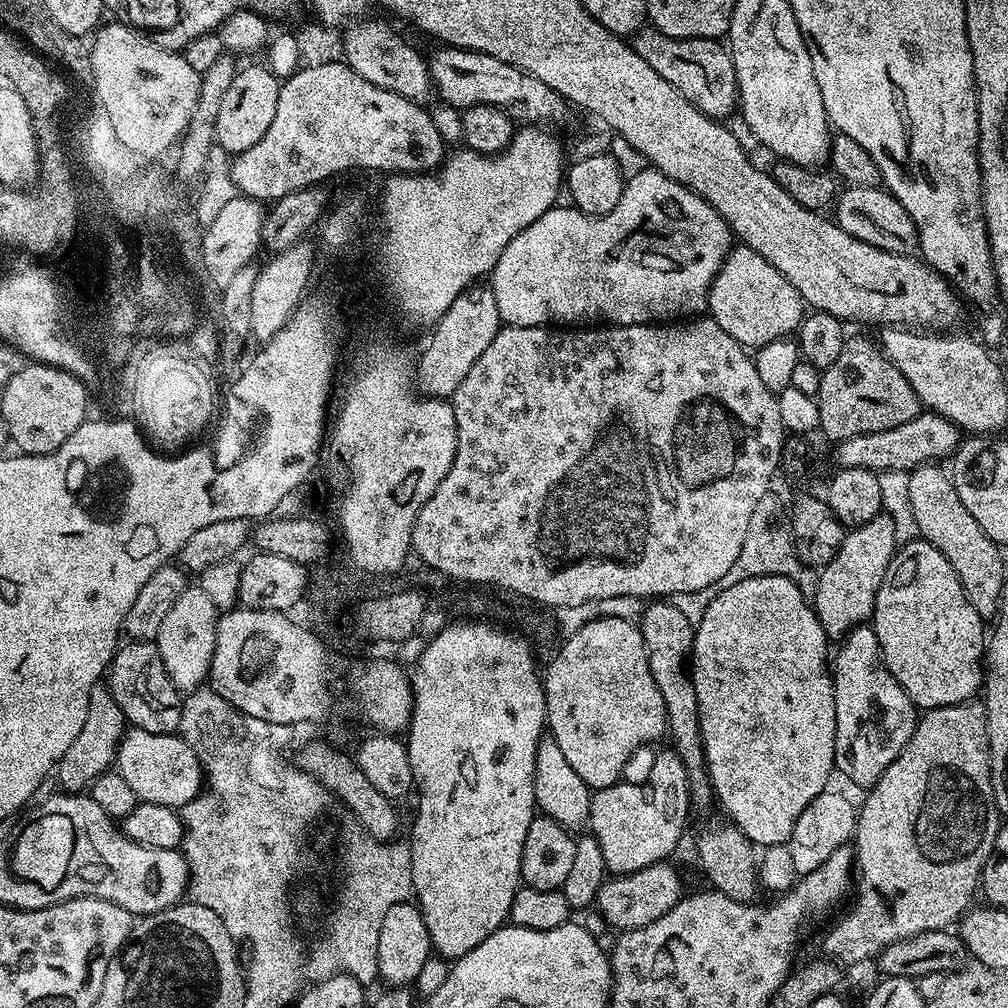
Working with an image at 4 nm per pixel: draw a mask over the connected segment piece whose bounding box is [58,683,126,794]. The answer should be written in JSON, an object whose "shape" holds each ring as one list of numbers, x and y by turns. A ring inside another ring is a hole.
{"shape":[[103,683,94,686,90,694,90,710,86,726,82,726,82,734,74,738,70,750,66,750,64,759,58,765,60,784,65,793,80,794,98,779,103,772,109,771,116,763,116,752,120,749,120,739,124,737,126,721,118,702,114,702,112,693]]}

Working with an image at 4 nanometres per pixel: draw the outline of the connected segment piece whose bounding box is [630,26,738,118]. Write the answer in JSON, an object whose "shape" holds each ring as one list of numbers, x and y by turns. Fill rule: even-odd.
{"shape":[[645,26,631,37,632,49,652,69,658,70,682,98,686,98,699,112,713,118,728,118,737,111,738,89,731,51,719,39,670,38,656,28]]}

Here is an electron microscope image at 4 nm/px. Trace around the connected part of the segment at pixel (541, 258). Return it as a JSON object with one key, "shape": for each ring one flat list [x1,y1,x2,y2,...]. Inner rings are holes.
{"shape":[[645,166,642,174,634,174,625,179,622,198,618,198,618,206,614,206,614,210,610,210,610,214,588,216,575,206,560,207,554,206,546,214,542,214,542,218,530,222,530,226,526,226,526,230,522,230,522,234,515,236,510,242,510,246,506,246,506,250,502,250,498,262,492,267,490,287,494,294,494,302,498,302,498,314,505,325,514,328,518,326,543,328,545,326,584,326,589,322,607,322,612,326,654,324,676,322,681,318,696,318,707,309,708,291,728,253,734,247,734,237,730,226,722,218,722,214,718,214,718,210,714,210,714,206,710,206,710,202,703,200,691,188,666,178,666,174,656,171,651,166]]}

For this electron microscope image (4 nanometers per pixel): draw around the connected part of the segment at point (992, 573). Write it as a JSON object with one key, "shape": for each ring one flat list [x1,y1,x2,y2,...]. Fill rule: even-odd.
{"shape":[[933,462,921,464,920,467,912,469,907,477,910,510,914,521,918,522,920,536,929,544,933,544,950,562,950,566,954,566,954,574,958,574,958,582,962,582,962,590,966,594,970,606,974,606,974,610,978,610,981,618,988,622,1000,611,1002,582,1006,578,1004,560,1000,557,1002,548,990,538,986,538,982,526,978,526,978,522,974,522,974,517,970,515,970,510,966,510,966,506,962,506,962,498,958,498,958,494,954,490,951,475,945,469,943,472,940,467,939,463]]}

